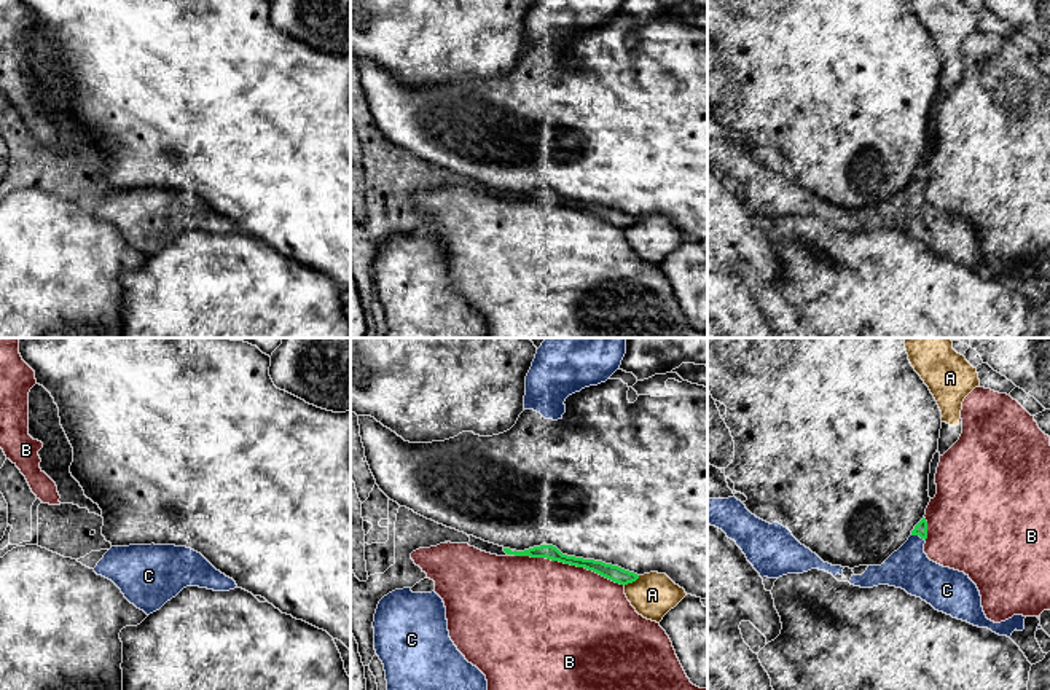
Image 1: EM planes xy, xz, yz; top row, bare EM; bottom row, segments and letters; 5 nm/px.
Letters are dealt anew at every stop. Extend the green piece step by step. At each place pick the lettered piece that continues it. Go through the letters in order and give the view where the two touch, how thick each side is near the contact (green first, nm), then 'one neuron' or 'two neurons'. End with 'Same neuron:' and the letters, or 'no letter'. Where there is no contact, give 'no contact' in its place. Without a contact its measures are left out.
A: meets green in xz; 80 nm thick on the green side, 220 nm on the other; two neurons
B: meets green in xz; 80 nm thick on the green side, 480 nm on the other; two neurons
C: meets green in yz; 70 nm thick on the green side, 220 nm on the other; one neuron
Same neuron: C

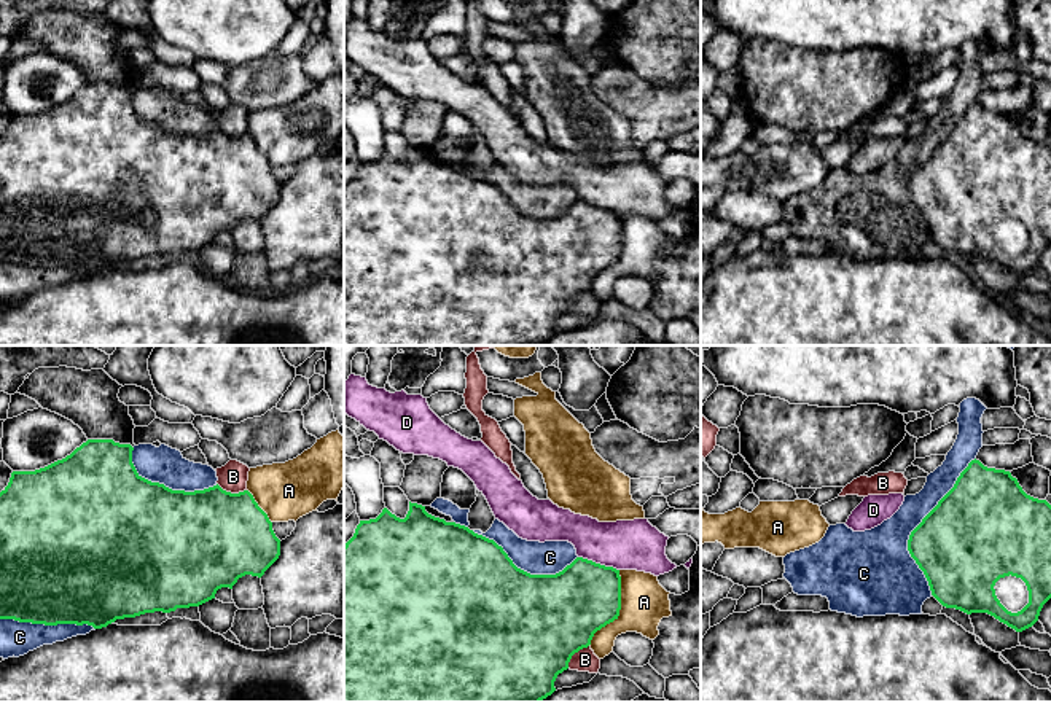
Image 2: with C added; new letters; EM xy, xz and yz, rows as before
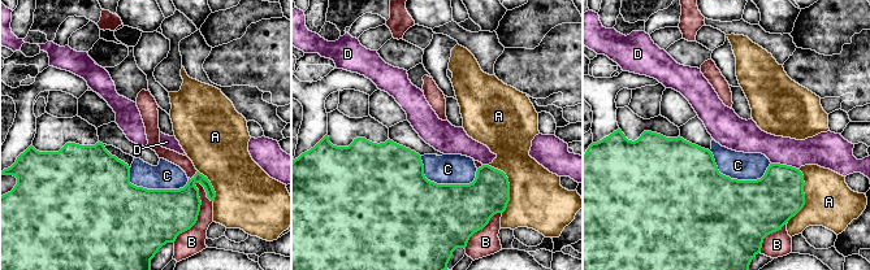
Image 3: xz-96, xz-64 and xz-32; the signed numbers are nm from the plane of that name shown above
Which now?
A: meets green in xz; 360 nm thick on the green side, 240 nm on the other; two neurons
B: meets green in xy; 480 nm thick on the green side, 150 nm on the other; two neurons
C: meets green in yz; 480 nm thick on the green side, 300 nm on the other; two neurons
D: meets green in xz; 360 nm thick on the green side, 260 nm on the other; two neurons
Same neuron: no letter

